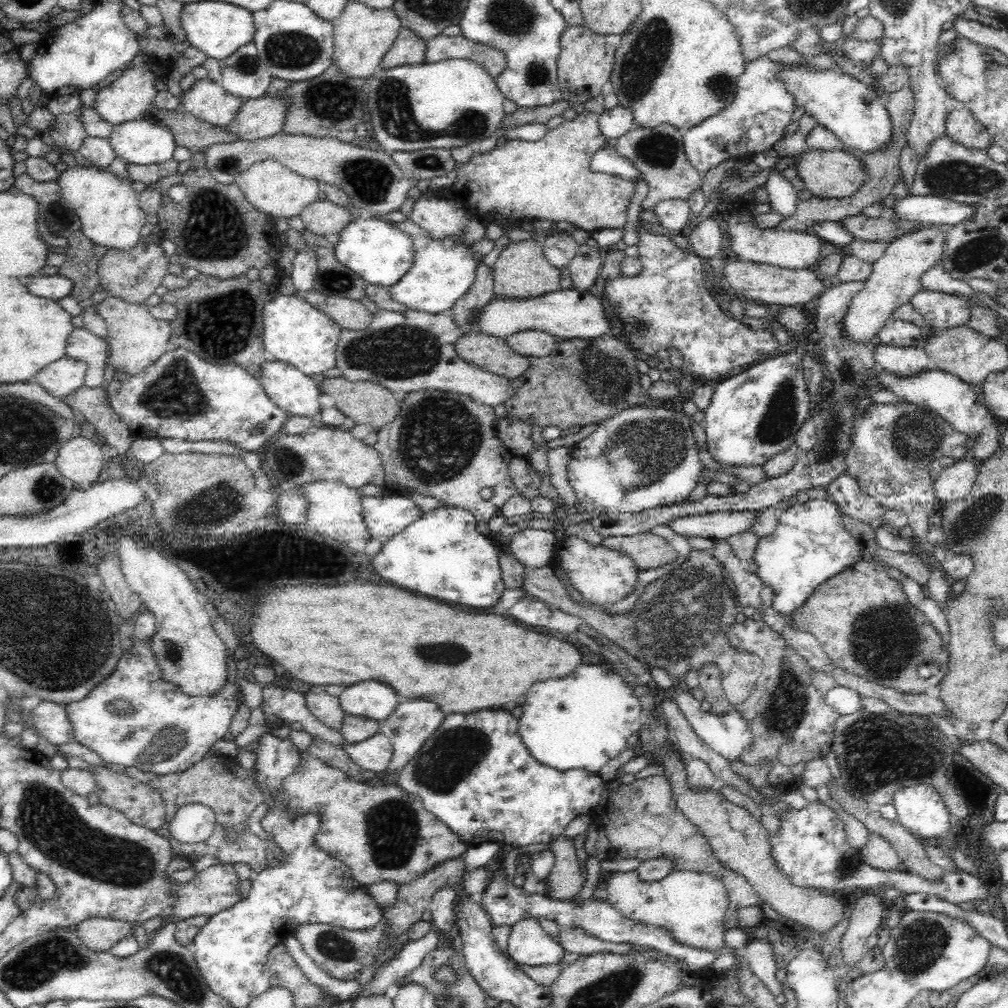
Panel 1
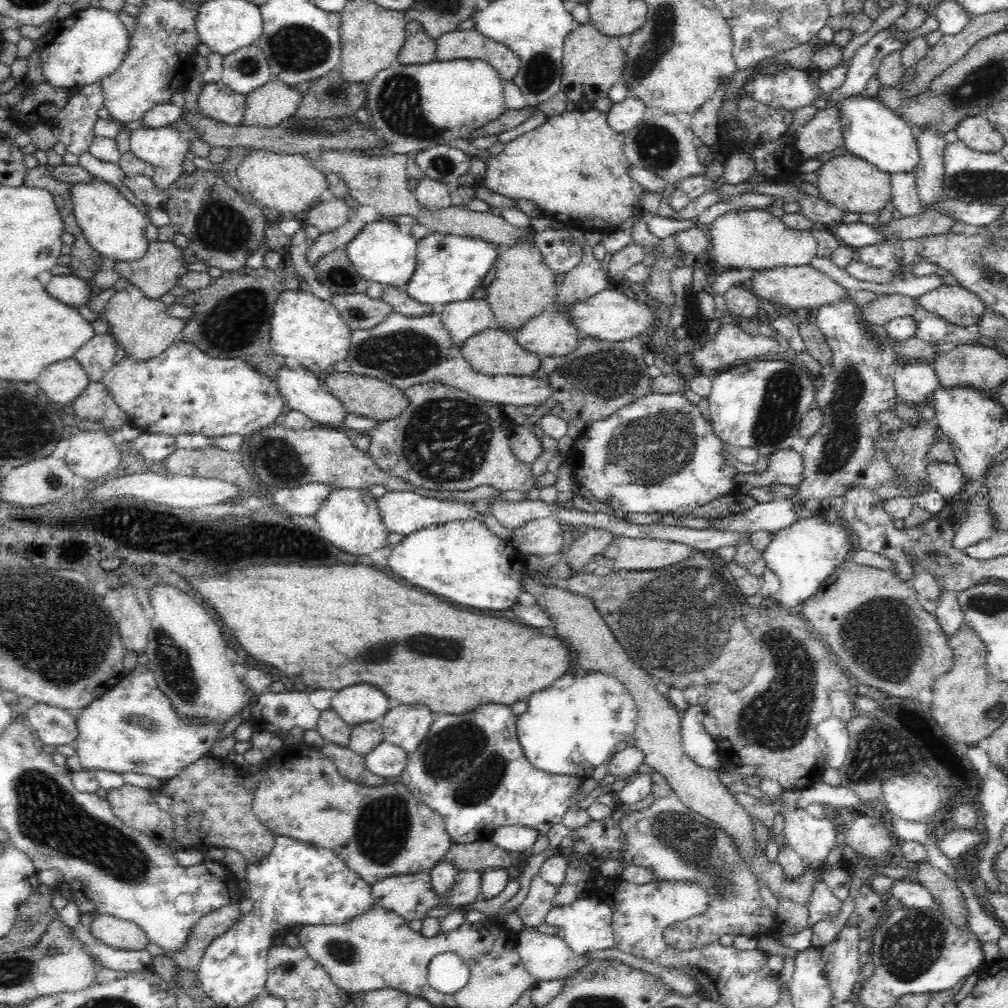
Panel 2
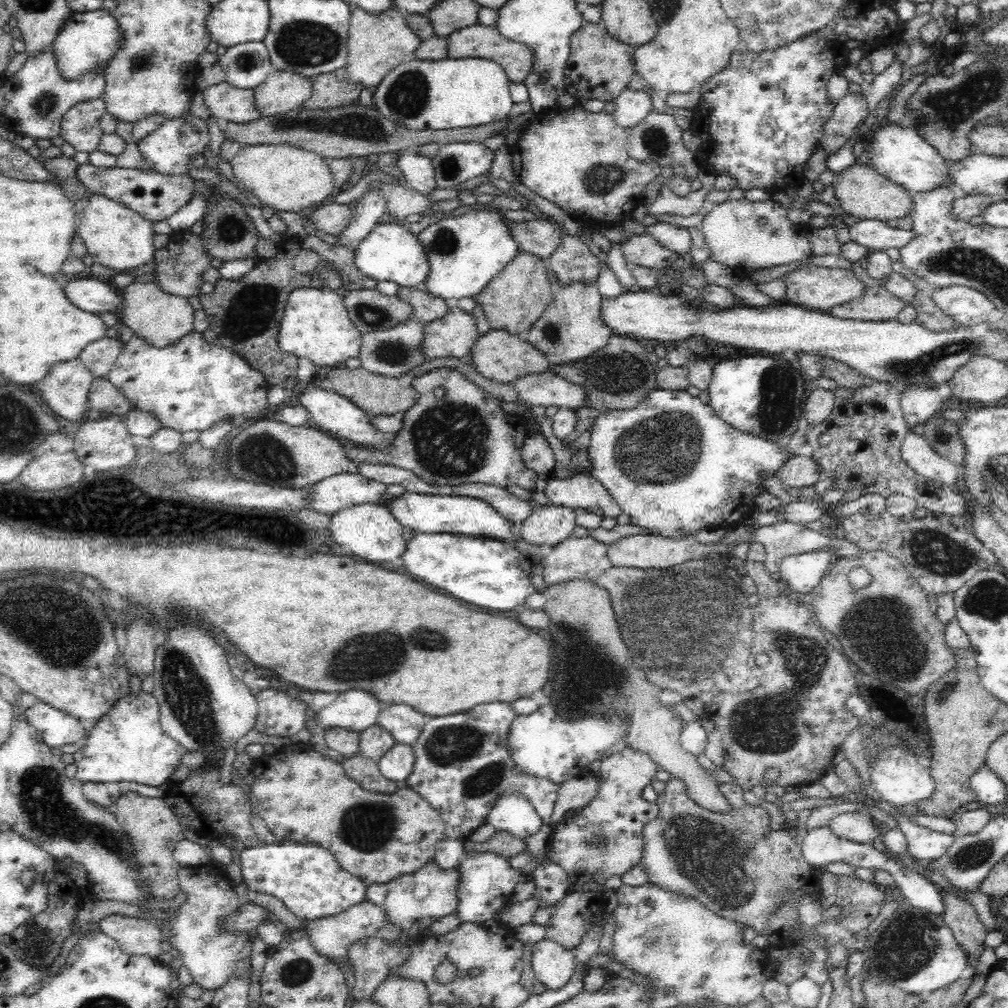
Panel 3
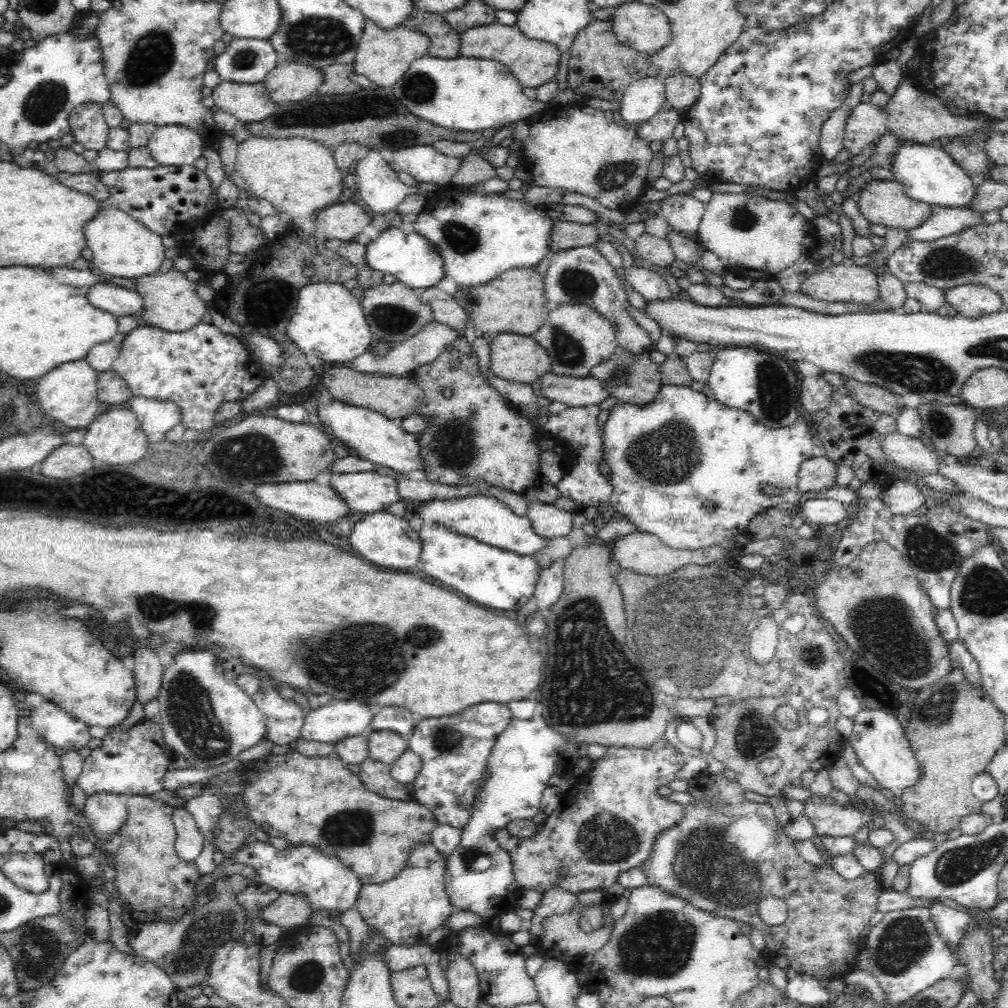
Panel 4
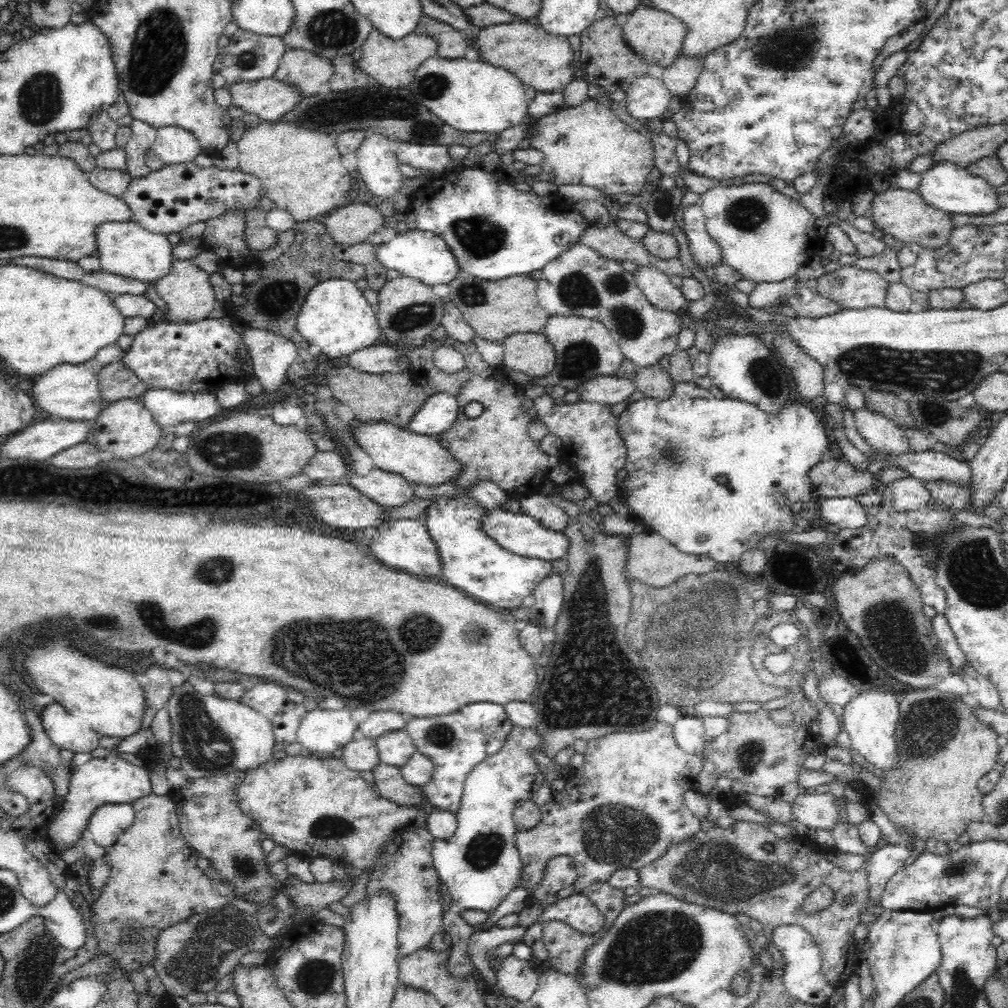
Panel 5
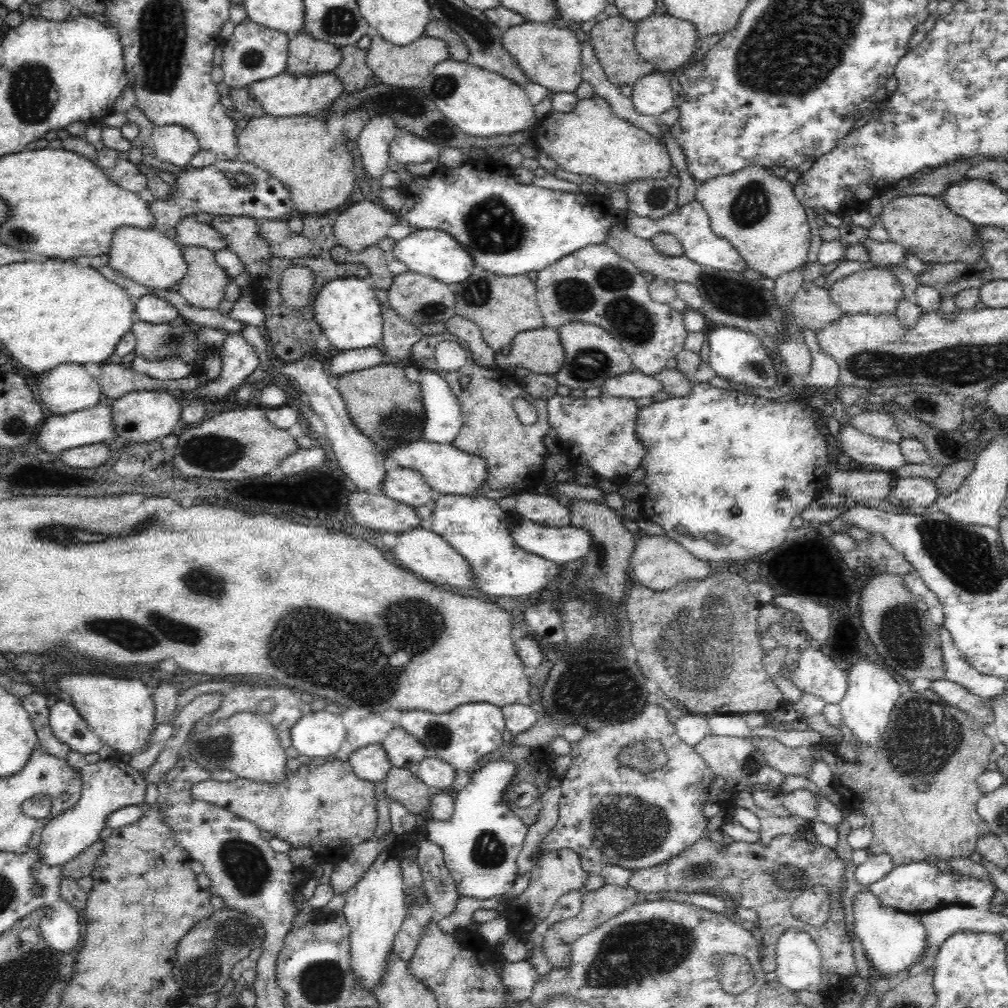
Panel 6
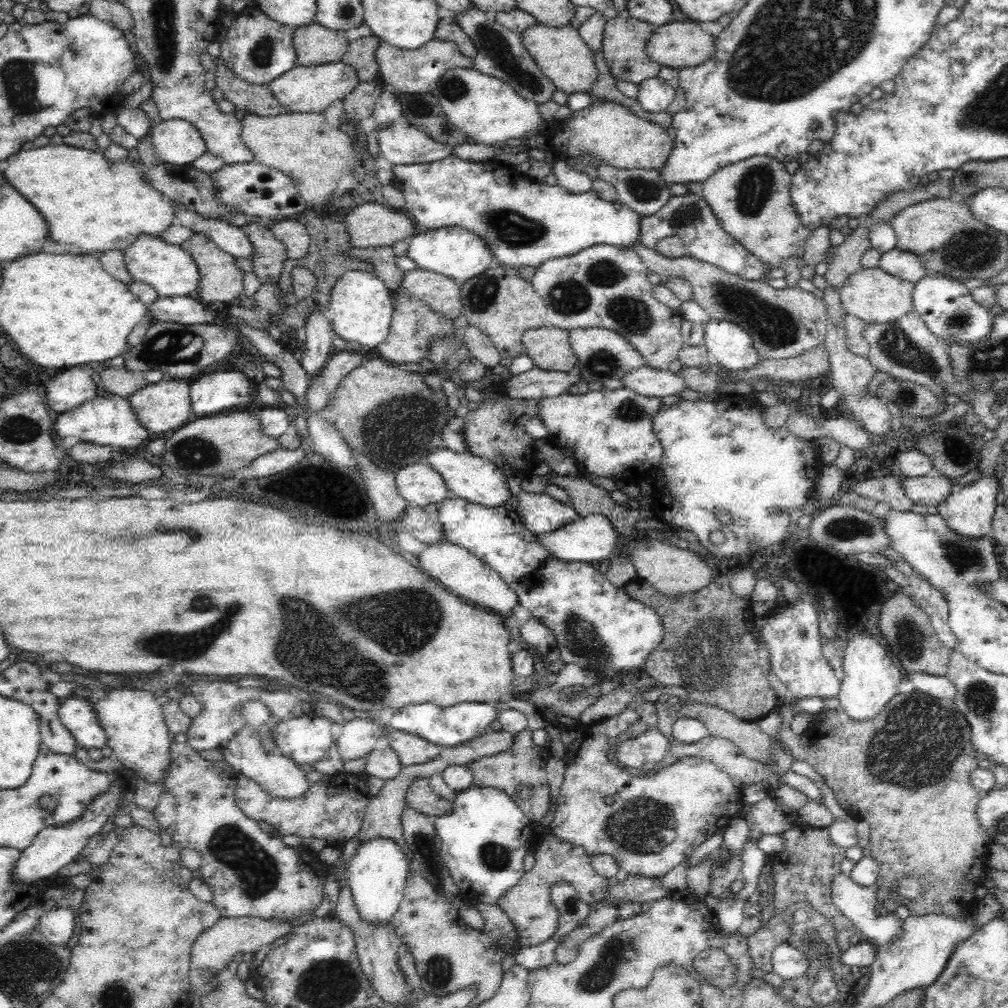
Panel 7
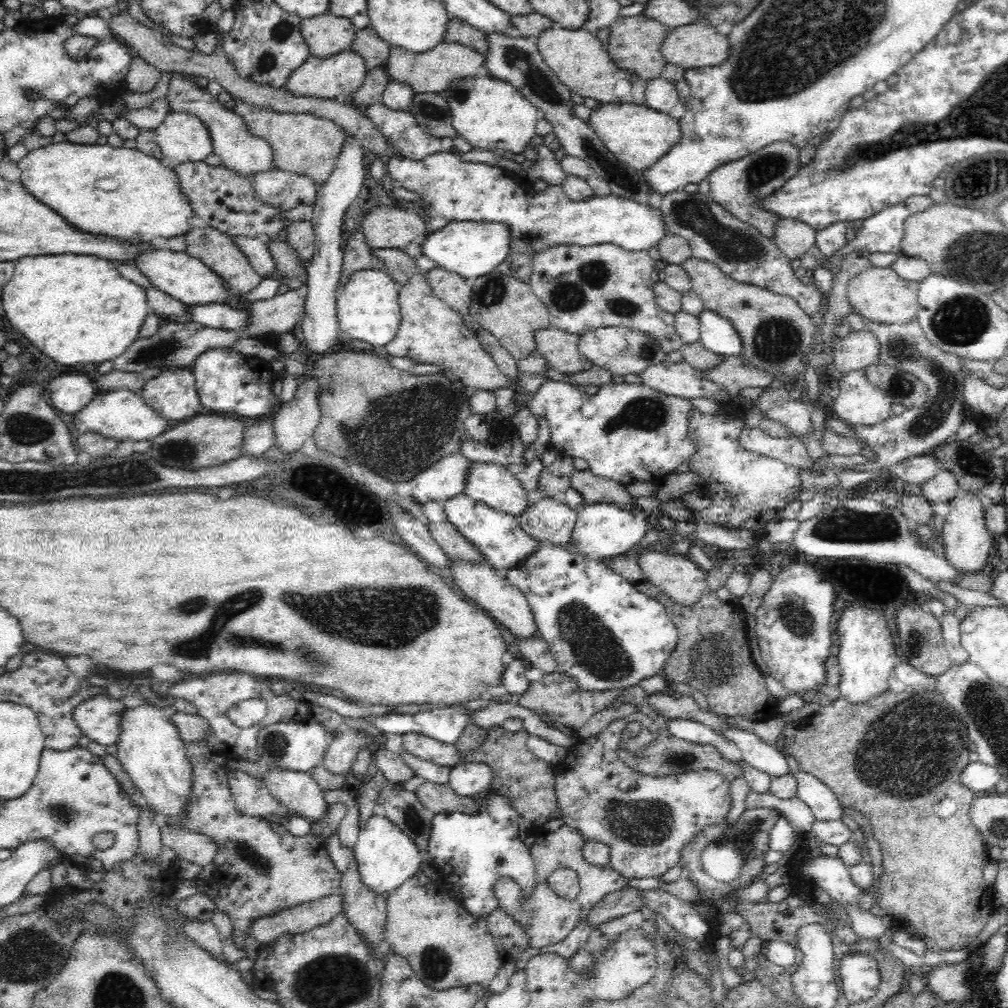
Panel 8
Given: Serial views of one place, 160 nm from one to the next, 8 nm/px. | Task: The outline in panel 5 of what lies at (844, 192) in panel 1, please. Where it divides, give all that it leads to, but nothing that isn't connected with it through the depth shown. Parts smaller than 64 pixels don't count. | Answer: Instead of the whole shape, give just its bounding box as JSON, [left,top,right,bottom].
[870,186,955,249]

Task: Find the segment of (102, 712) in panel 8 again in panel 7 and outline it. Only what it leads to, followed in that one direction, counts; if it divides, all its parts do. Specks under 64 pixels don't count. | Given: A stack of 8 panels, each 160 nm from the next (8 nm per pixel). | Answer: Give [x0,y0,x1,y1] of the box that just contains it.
[58,695,107,751]

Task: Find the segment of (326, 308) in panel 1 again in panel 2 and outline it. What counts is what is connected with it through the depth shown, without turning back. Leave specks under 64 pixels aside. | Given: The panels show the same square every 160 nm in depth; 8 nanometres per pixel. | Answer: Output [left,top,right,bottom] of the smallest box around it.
[329,293,392,330]

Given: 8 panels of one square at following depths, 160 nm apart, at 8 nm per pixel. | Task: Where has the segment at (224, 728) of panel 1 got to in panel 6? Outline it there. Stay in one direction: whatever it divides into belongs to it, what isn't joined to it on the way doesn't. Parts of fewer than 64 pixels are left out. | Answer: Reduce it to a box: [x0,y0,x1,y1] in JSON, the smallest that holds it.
[34,760,147,866]

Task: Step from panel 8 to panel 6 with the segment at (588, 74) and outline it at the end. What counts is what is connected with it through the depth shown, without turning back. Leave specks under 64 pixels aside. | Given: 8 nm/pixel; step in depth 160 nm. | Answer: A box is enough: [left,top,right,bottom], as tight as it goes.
[500,21,582,93]

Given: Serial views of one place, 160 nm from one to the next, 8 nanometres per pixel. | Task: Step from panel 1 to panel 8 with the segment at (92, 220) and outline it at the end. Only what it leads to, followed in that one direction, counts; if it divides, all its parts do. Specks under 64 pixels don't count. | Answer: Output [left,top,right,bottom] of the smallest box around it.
[134,244,230,306]

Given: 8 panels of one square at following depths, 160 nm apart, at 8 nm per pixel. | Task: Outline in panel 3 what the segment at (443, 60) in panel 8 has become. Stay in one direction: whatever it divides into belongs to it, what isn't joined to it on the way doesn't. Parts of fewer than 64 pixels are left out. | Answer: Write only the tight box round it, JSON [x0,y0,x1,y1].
[345,8,420,86]

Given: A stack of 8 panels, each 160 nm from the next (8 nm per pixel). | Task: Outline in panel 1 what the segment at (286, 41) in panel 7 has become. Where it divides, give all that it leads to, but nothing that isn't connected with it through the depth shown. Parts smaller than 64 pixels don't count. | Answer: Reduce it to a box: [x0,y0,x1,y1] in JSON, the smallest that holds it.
[219,40,272,101]

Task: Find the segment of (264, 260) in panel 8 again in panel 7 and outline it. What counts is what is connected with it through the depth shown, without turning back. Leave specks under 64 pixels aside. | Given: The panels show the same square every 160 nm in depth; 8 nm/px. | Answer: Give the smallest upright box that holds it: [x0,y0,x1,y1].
[171,200,253,259]

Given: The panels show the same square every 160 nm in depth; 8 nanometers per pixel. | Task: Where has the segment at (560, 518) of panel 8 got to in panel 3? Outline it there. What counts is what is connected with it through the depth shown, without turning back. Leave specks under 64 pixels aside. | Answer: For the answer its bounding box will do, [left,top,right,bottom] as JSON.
[520,506,574,548]

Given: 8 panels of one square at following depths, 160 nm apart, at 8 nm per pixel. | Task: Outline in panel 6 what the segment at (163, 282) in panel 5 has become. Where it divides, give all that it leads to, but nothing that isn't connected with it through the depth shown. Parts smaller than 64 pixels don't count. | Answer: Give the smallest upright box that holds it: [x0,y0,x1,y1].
[174,246,228,310]

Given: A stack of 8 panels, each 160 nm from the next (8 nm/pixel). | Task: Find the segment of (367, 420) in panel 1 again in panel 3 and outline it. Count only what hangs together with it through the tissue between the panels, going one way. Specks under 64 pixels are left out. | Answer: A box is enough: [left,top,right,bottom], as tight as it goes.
[326,368,418,416]

